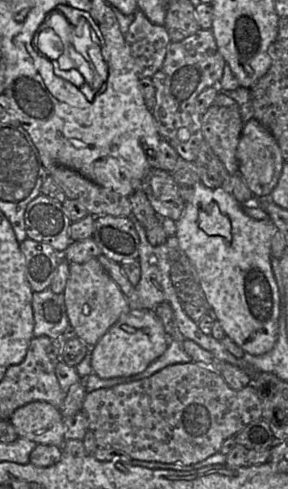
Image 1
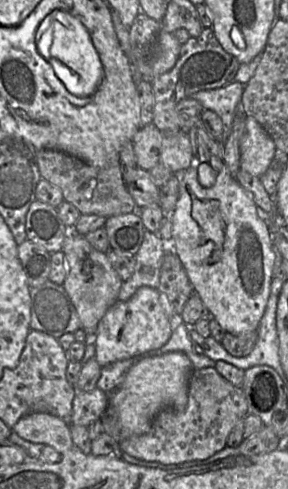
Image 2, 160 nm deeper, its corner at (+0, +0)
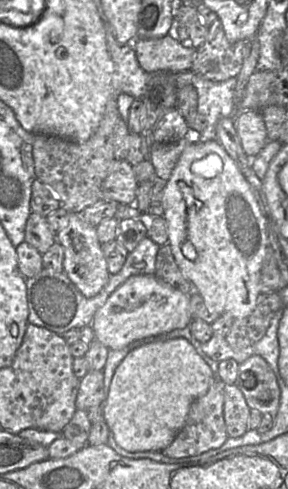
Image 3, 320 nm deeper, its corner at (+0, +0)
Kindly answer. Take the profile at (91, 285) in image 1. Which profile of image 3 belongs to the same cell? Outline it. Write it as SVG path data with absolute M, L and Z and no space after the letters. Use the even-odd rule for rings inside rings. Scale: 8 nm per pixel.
M69 213L66 226L56 232L56 241L64 249L63 271L85 297L91 298L96 296L109 281L110 273L95 227L87 223L81 214Z

